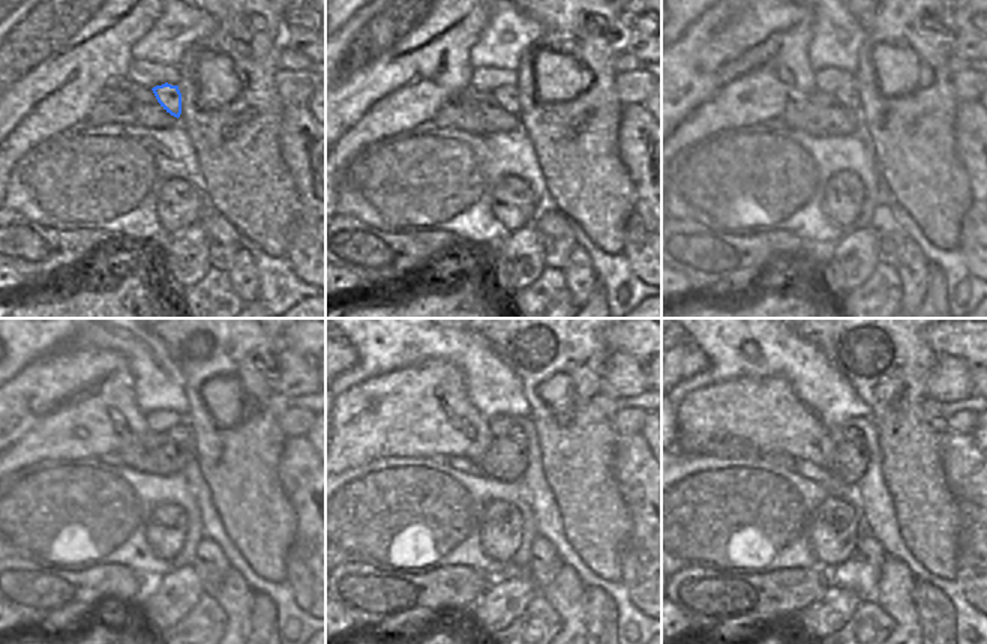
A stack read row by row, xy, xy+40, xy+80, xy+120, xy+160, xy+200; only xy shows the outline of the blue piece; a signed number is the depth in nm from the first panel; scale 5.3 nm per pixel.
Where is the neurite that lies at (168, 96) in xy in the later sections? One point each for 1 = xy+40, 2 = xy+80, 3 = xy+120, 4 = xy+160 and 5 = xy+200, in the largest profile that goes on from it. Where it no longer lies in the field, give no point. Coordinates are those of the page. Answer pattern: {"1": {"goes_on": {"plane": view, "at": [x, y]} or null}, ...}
{"1": {"goes_on": {"plane": "xy+40", "at": [507, 96]}}, "2": {"goes_on": {"plane": "xy+80", "at": [848, 95]}}, "3": {"goes_on": {"plane": "xy+120", "at": [182, 434]}}, "4": {"goes_on": {"plane": "xy+160", "at": [518, 434]}}, "5": {"goes_on": {"plane": "xy+200", "at": [852, 433]}}}

